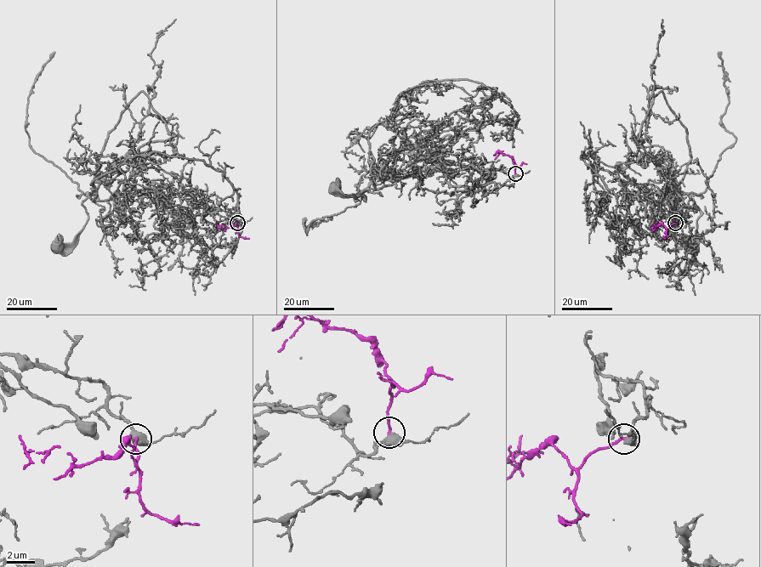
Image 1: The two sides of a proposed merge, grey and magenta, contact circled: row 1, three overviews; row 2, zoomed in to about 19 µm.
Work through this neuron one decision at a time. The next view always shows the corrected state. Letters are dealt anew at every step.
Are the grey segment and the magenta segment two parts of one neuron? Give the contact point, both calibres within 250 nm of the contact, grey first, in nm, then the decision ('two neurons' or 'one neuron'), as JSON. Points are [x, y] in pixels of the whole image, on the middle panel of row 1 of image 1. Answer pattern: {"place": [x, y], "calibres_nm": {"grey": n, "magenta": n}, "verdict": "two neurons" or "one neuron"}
{"place": [515, 173], "calibres_nm": {"grey": 550, "magenta": 190}, "verdict": "one neuron"}

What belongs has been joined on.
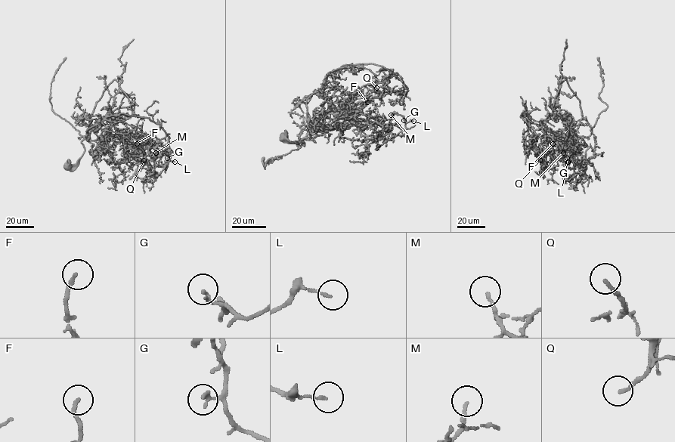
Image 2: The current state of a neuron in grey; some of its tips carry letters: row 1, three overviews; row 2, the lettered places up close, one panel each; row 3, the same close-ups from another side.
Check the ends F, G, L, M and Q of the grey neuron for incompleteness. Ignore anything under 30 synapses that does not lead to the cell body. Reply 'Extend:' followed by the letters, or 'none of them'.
Extend: F, Q

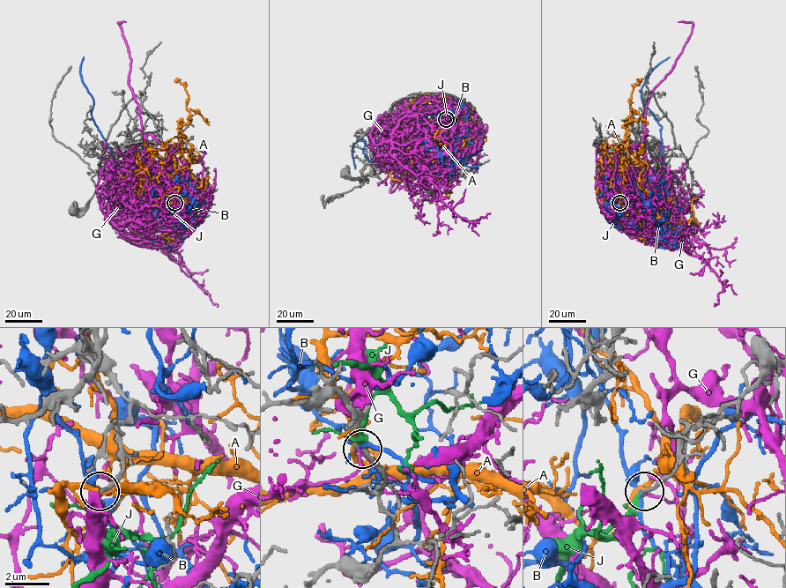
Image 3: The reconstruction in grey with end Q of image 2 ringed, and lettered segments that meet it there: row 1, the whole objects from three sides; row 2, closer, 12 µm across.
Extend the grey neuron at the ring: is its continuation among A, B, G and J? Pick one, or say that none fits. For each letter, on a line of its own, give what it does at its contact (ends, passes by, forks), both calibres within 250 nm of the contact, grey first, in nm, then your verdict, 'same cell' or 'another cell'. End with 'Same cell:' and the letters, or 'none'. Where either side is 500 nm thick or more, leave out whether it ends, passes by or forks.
A: it passes by; 180 nm thick on the grey side, 190 nm on the other; another cell
B: it passes by; 160 nm thick on the grey side, 280 nm on the other; another cell
G: it passes by; 160 nm thick on the grey side, 90 nm on the other; another cell
J: it passes by; 160 nm thick on the grey side, 240 nm on the other; same cell
Same cell: J

